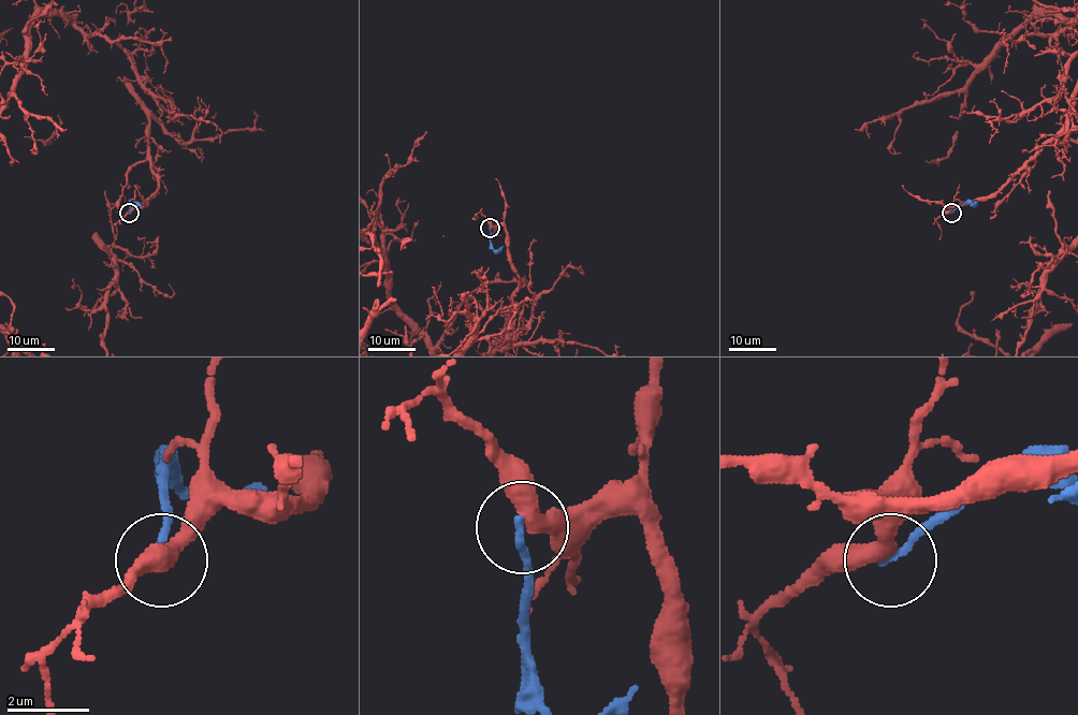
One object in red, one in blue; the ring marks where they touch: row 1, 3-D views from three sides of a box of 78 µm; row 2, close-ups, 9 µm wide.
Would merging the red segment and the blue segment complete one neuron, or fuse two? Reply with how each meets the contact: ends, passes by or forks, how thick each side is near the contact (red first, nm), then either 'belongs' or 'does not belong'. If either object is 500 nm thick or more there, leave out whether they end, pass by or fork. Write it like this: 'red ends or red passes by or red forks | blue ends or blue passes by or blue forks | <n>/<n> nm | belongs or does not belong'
red passes by | blue ends | 400/180 nm | does not belong

